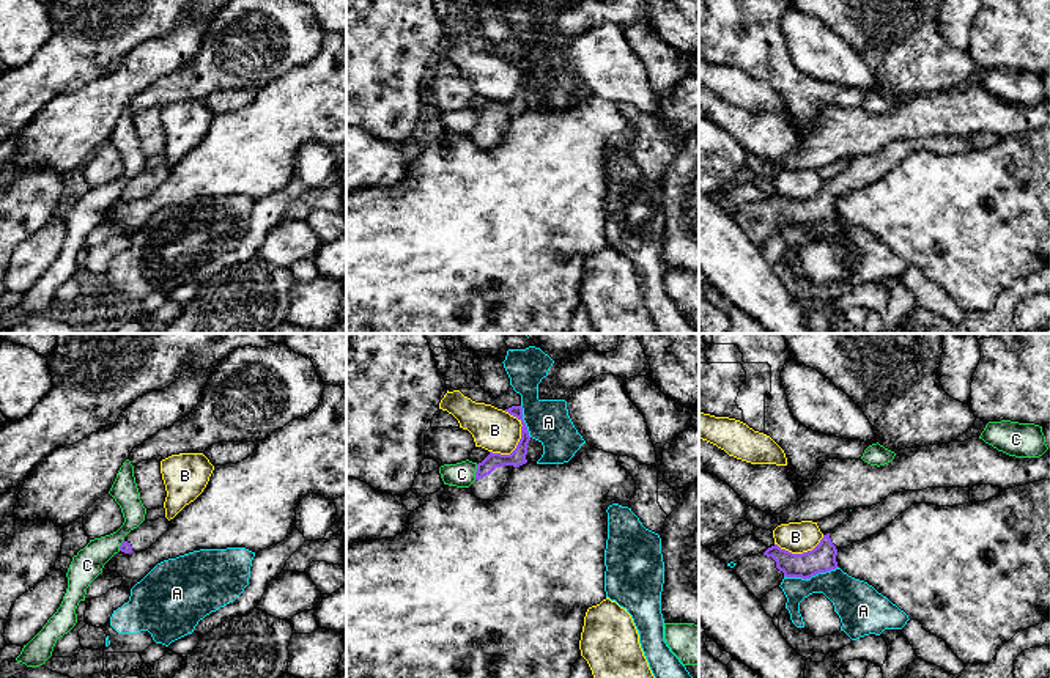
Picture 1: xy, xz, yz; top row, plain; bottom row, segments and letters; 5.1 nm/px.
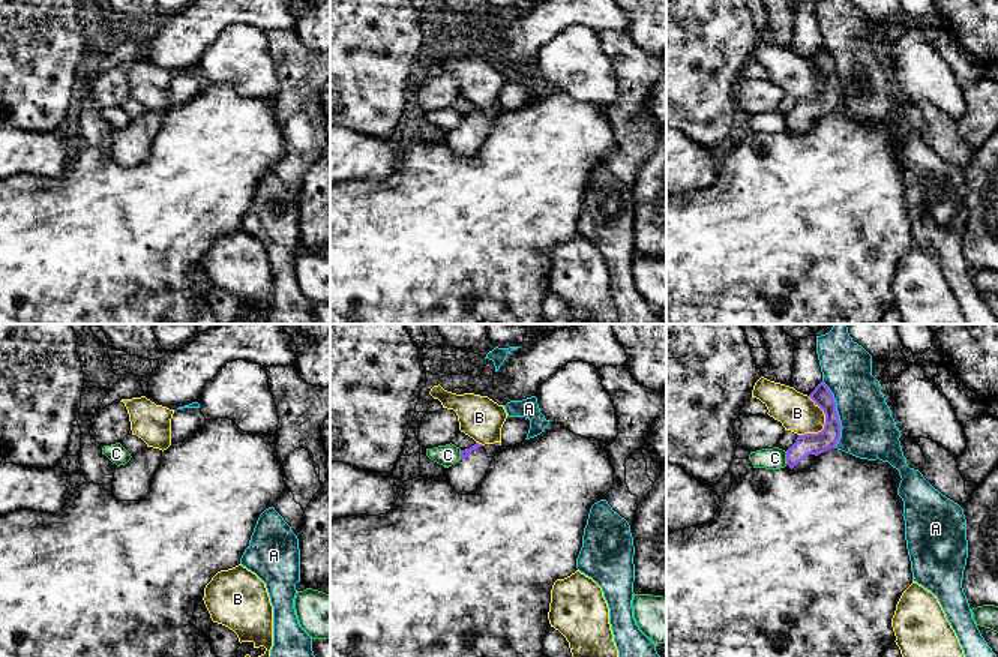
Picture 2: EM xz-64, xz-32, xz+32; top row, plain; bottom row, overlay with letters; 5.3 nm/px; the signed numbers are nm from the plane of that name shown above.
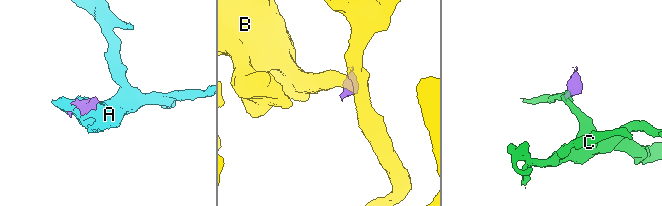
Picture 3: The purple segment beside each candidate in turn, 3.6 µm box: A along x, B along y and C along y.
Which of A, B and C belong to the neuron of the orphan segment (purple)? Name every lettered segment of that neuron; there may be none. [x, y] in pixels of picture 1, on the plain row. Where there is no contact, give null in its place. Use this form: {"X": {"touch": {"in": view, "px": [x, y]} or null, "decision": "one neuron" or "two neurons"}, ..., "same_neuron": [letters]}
{"A": {"touch": {"in": "yz", "px": [811, 224]}, "decision": "two neurons"}, "B": {"touch": {"in": "xz", "px": [521, 79]}, "decision": "two neurons"}, "C": {"touch": {"in": "xz", "px": [476, 120]}, "decision": "two neurons"}, "same_neuron": []}

